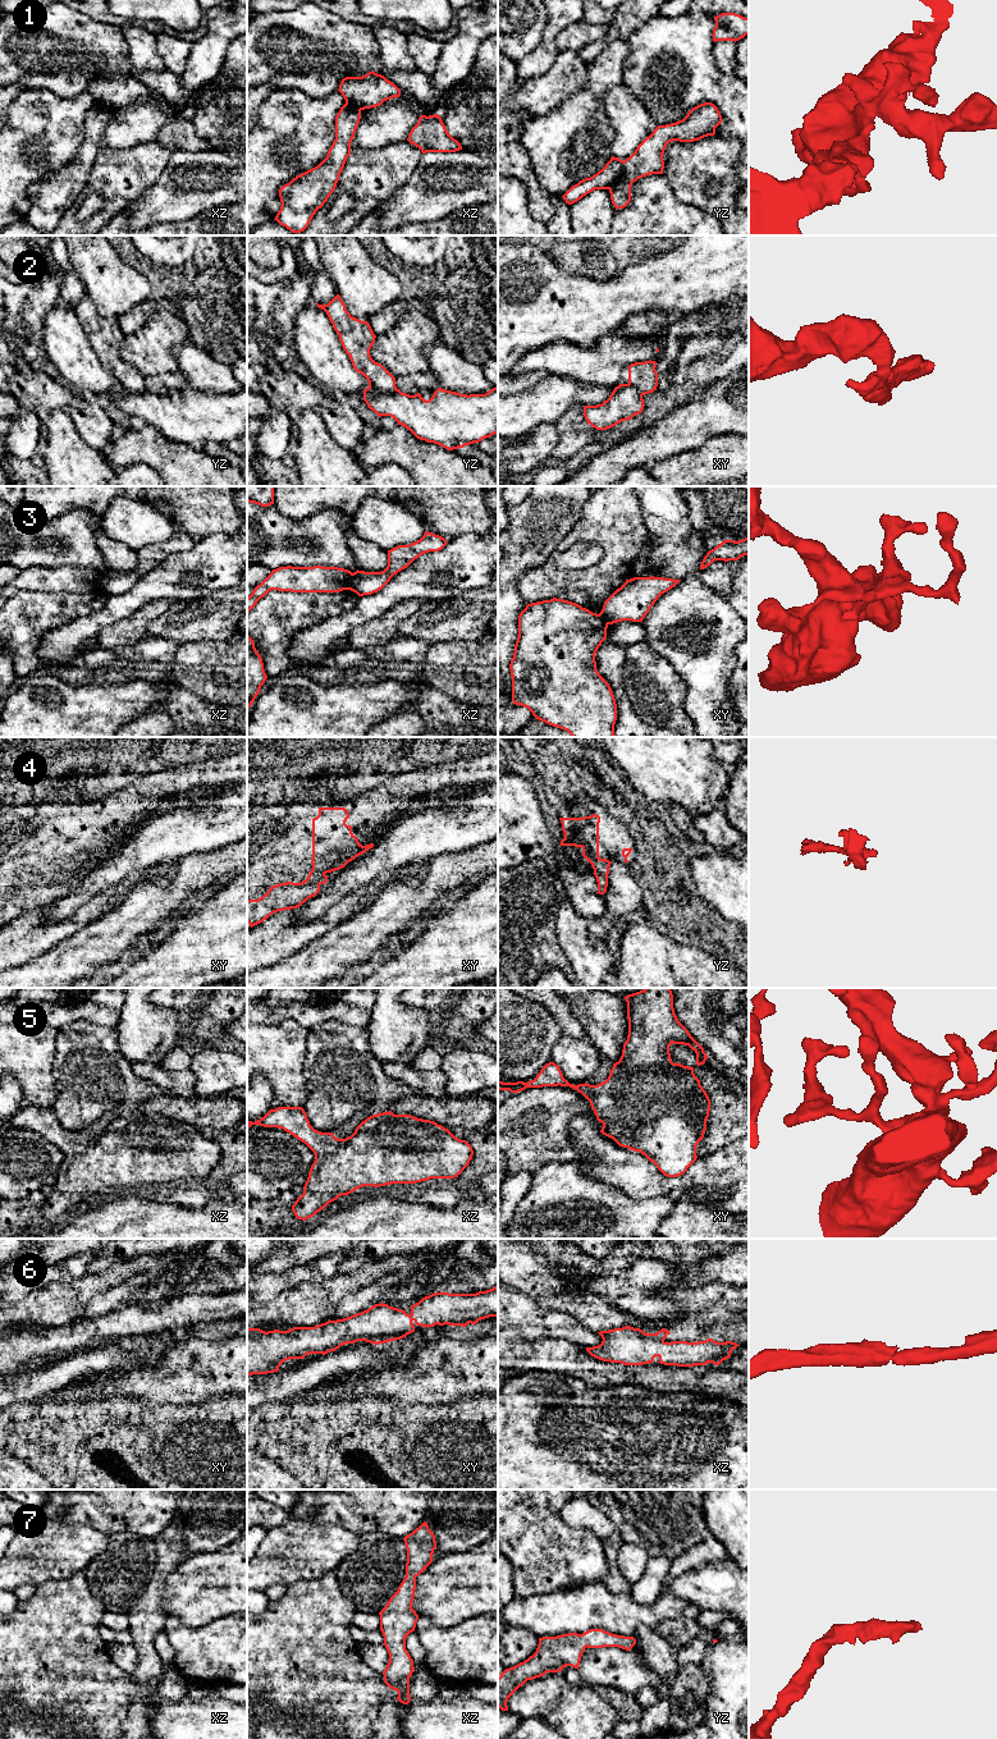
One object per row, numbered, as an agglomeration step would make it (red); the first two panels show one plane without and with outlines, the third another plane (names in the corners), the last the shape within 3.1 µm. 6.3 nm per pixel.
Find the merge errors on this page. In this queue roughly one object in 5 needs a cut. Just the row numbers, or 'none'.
1, 2, 3

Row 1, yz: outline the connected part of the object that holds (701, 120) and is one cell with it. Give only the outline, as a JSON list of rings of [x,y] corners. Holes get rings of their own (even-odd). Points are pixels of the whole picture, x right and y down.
[[[704,102],[692,107],[682,120],[658,125],[625,160],[621,179],[608,188],[616,210],[630,203],[634,182],[650,174],[663,174],[663,154],[669,142],[694,142],[714,136],[721,123],[722,115],[718,107],[712,102]]]

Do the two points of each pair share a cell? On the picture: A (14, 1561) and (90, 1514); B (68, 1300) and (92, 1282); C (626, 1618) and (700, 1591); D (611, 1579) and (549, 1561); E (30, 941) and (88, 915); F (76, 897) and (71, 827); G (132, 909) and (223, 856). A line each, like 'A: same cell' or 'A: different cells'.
A: different cells
B: same cell
C: different cells
D: different cells
E: same cell
F: different cells
G: same cell

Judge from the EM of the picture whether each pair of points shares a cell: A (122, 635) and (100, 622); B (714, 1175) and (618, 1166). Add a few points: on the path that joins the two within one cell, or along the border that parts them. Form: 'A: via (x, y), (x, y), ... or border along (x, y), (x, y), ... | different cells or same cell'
A: border along (133, 612), (105, 626), (96, 637) | different cells
B: via (690, 1183), (687, 1185), (654, 1185), (643, 1181) | same cell

